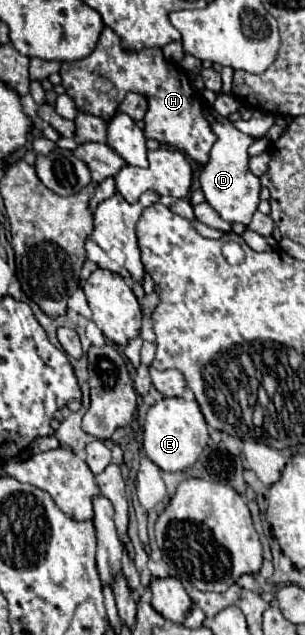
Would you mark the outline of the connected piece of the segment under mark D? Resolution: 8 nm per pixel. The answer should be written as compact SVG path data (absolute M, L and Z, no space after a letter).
M211 107L203 109L205 119L209 121L213 133L217 135L217 141L209 153L209 163L205 165L199 181L201 181L201 189L205 193L207 203L229 223L243 223L247 225L253 217L253 213L257 211L259 205L259 191L261 191L261 183L259 177L251 173L249 169L249 147L253 145L253 137L241 133L239 129L235 129L235 125L217 115Z

